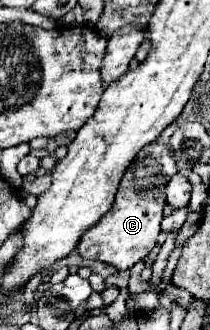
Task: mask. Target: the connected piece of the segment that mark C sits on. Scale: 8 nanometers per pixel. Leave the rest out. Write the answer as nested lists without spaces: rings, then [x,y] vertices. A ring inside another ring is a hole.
[[[152,142],[144,146],[132,164],[128,166],[116,200],[112,208],[102,216],[102,220],[84,234],[84,238],[78,244],[78,252],[82,258],[88,260],[100,260],[106,264],[116,266],[118,270],[128,270],[136,262],[144,260],[148,252],[156,246],[156,238],[160,234],[160,222],[162,222],[162,210],[166,206],[166,196],[164,188],[168,180],[178,172],[178,166],[172,162],[172,150],[166,144]],[[162,160],[168,160],[166,164]]]

